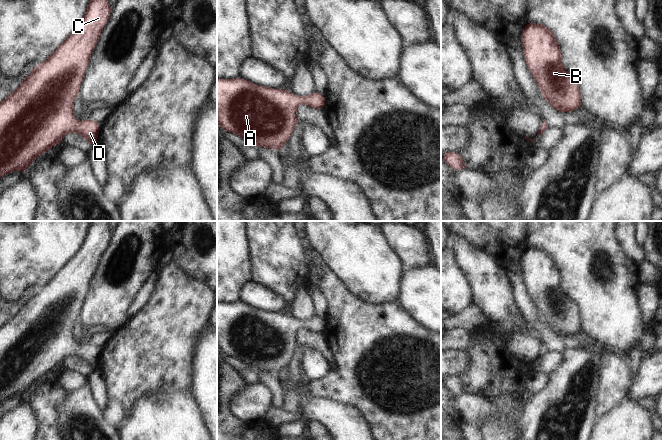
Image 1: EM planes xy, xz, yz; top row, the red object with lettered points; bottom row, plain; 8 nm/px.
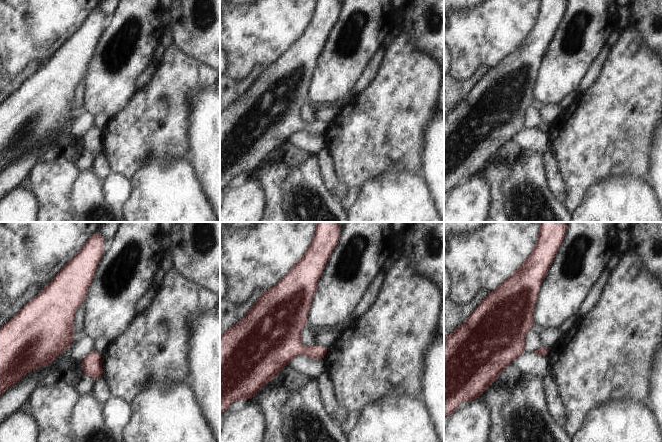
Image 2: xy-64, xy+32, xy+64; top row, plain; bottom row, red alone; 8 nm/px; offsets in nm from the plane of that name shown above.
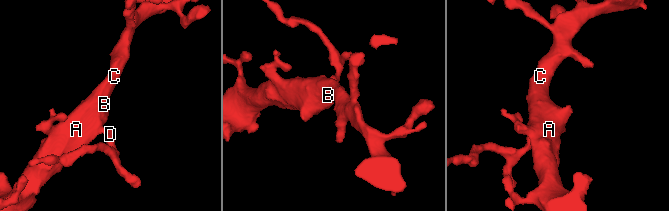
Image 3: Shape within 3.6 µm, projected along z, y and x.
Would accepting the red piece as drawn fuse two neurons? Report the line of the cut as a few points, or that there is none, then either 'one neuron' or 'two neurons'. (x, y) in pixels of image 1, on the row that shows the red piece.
cut none; one neuron

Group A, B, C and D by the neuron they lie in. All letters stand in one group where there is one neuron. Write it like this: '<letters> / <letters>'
A B C D

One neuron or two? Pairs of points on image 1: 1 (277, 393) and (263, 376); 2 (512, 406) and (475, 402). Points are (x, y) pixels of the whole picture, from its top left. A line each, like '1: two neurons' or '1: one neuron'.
1: one neuron
2: one neuron

